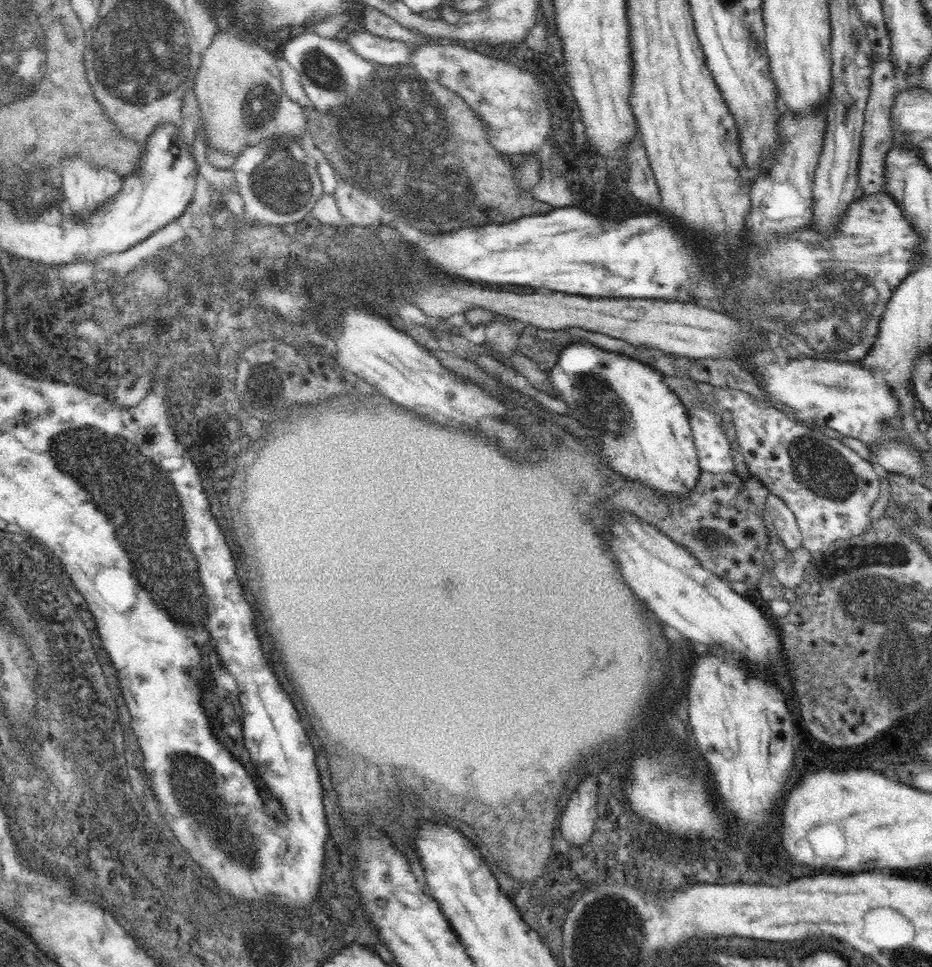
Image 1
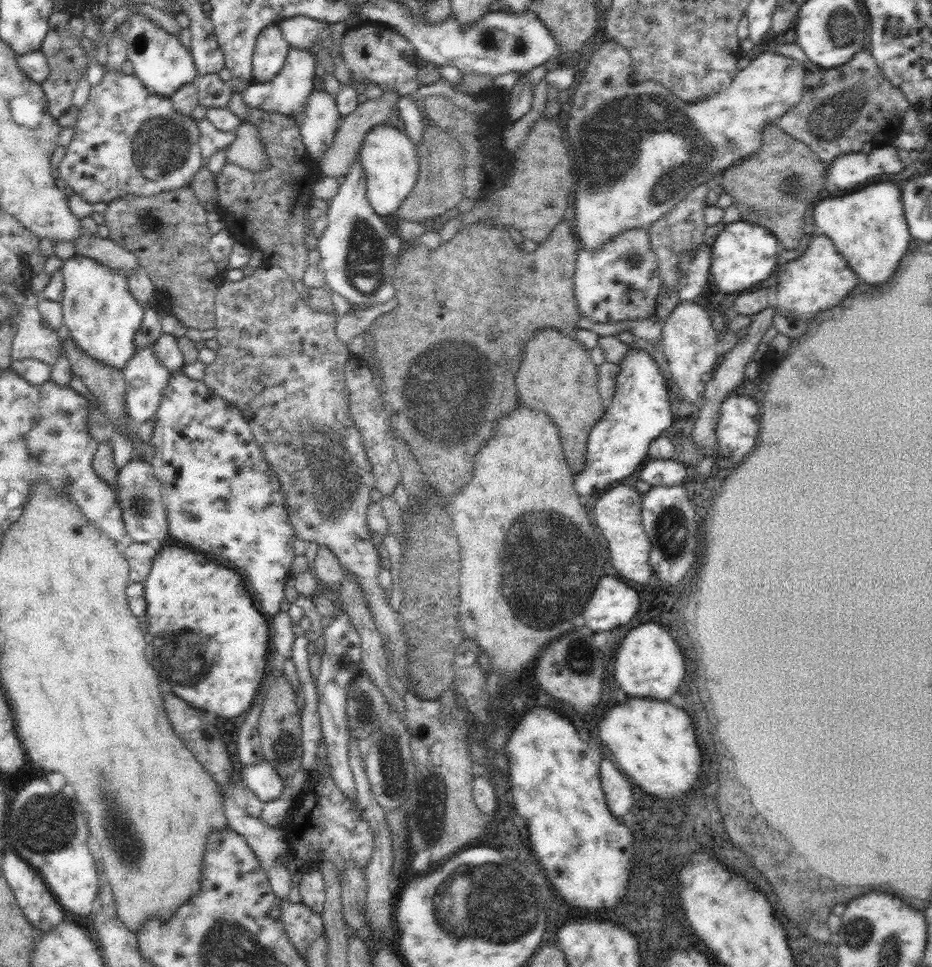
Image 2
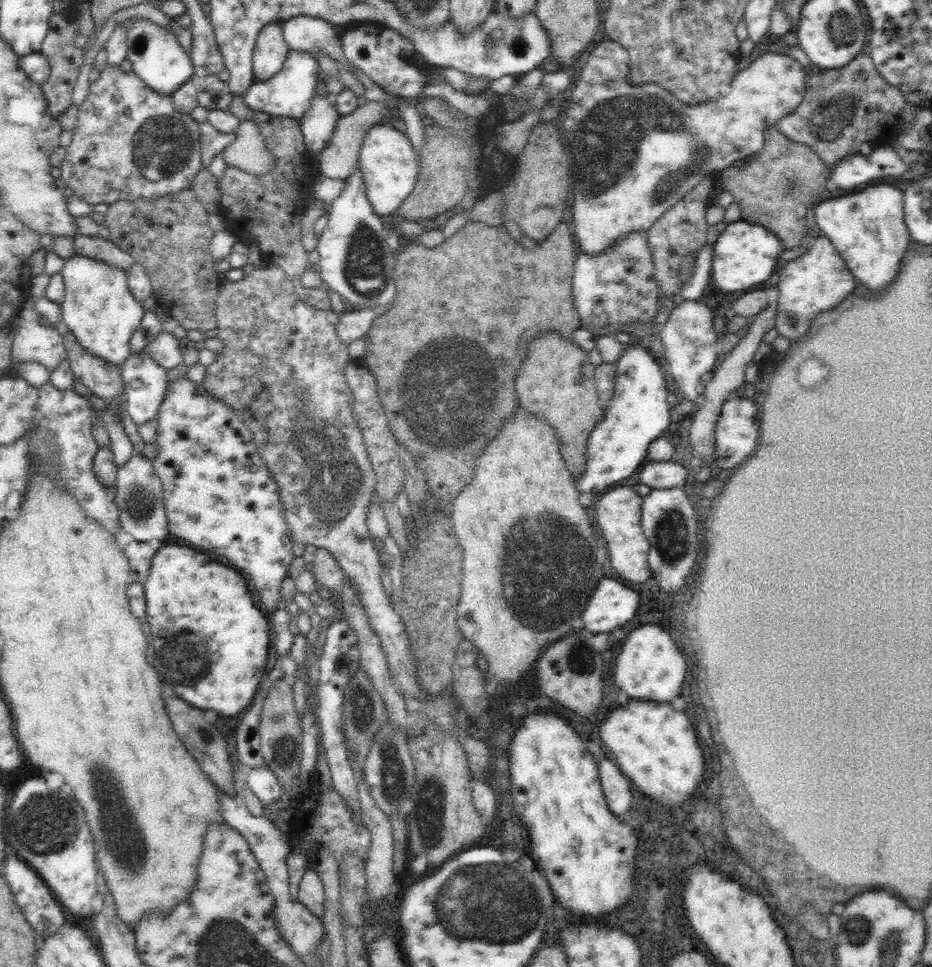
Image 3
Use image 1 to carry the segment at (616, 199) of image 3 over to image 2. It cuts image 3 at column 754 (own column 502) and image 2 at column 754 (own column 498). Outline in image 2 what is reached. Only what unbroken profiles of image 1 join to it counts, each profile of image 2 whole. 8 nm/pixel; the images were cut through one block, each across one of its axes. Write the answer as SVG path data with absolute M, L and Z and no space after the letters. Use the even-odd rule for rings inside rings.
M616 41L604 42L589 58L588 66L583 71L570 95L570 100L565 106L565 142L571 149L573 175L576 177L571 203L575 206L574 232L586 250L600 250L611 238L618 236L631 228L649 229L656 220L662 218L666 212L673 209L694 188L707 182L717 170L725 170L732 164L750 156L763 145L763 128L765 124L776 123L776 120L784 116L791 108L797 106L804 92L804 77L806 70L804 64L798 60L780 55L778 52L764 52L756 58L752 58L750 64L735 74L730 86L725 90L719 90L702 100L696 102L684 102L678 98L669 88L652 80L651 82L638 83L633 80L632 59L629 52Z

